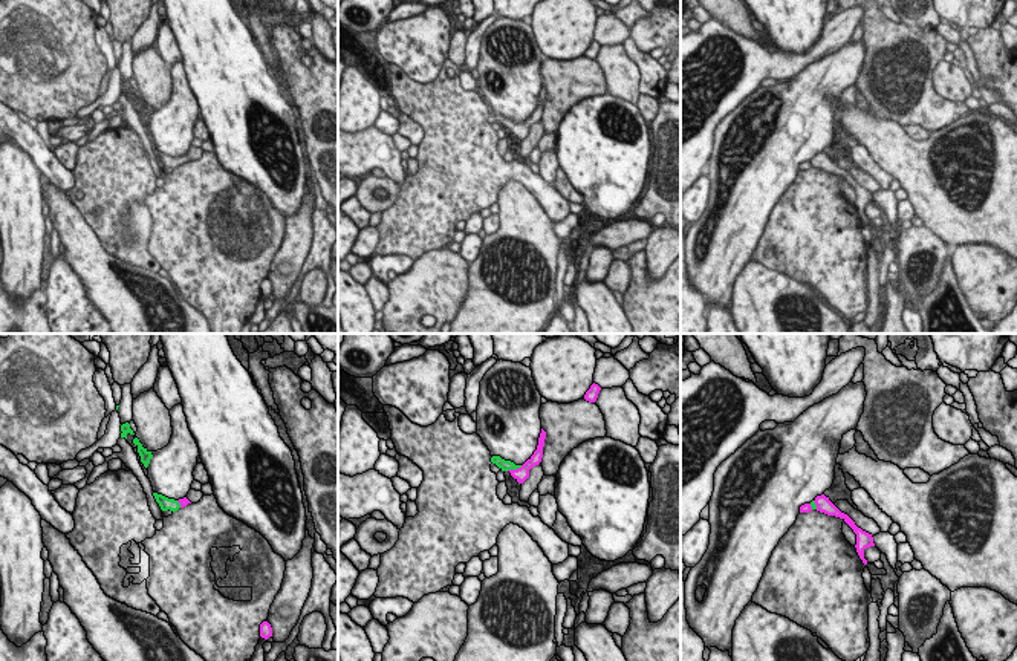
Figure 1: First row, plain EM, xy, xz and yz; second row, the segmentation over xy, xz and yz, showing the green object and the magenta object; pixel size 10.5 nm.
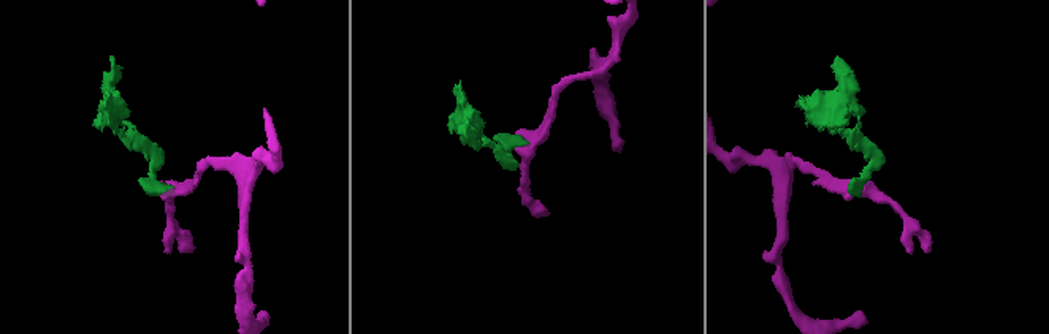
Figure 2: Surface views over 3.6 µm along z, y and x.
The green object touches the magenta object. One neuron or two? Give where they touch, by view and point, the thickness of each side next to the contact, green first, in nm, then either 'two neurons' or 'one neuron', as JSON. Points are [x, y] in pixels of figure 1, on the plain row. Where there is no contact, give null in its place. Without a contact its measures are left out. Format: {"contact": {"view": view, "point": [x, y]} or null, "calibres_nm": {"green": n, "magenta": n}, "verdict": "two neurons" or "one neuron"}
{"contact": {"view": "xz", "point": [514, 126]}, "calibres_nm": {"green": 120, "magenta": 140}, "verdict": "one neuron"}

